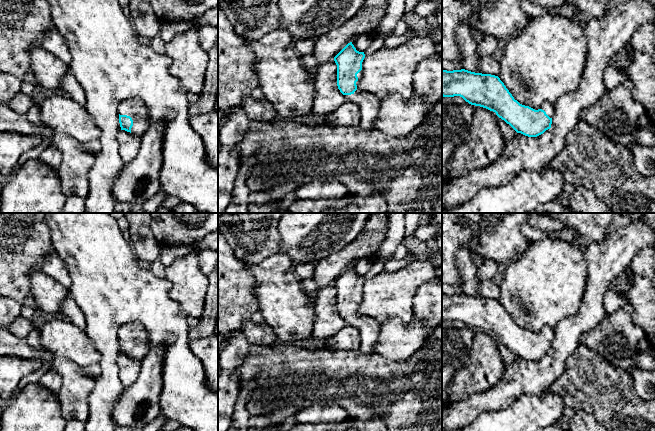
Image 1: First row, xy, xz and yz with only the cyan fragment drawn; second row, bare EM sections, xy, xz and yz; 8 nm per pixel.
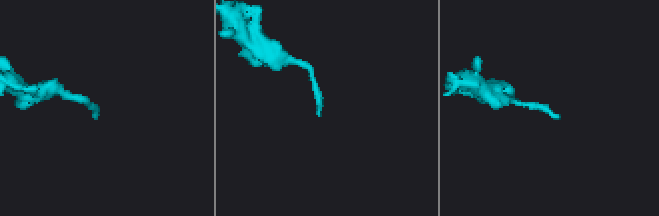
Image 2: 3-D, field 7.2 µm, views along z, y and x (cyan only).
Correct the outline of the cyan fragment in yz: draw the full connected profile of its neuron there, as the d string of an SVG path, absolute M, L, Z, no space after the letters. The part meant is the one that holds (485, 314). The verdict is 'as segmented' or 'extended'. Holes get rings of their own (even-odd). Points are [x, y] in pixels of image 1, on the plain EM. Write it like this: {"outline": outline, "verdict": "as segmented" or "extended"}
{"outline": "M465 293L442 294L442 320L460 320L471 329L496 337L517 357L537 361L551 352L555 330L545 326L535 334L514 323L498 300Z", "verdict": "extended"}

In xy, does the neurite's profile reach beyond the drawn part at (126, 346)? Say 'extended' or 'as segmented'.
extended

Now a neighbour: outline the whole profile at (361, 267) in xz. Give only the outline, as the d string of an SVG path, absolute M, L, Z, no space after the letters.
M359 260L353 263L351 266L359 276L365 276L371 269L373 261L371 260Z

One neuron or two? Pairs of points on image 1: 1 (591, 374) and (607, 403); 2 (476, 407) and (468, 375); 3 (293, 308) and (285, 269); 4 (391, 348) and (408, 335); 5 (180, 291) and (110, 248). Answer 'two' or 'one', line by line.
1: one
2: two
3: one
4: one
5: two

